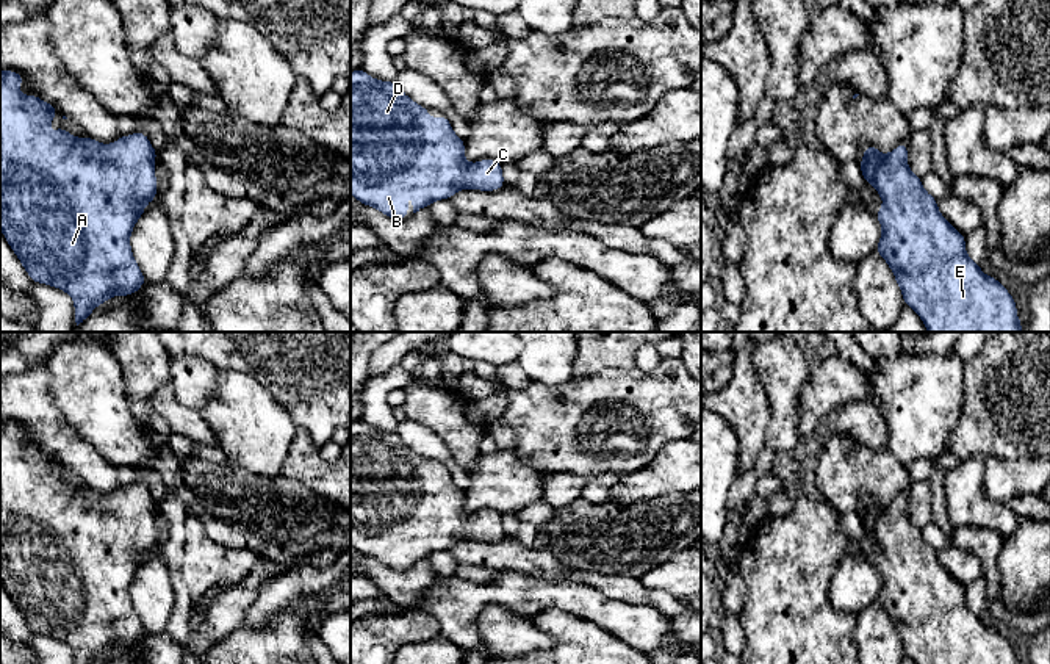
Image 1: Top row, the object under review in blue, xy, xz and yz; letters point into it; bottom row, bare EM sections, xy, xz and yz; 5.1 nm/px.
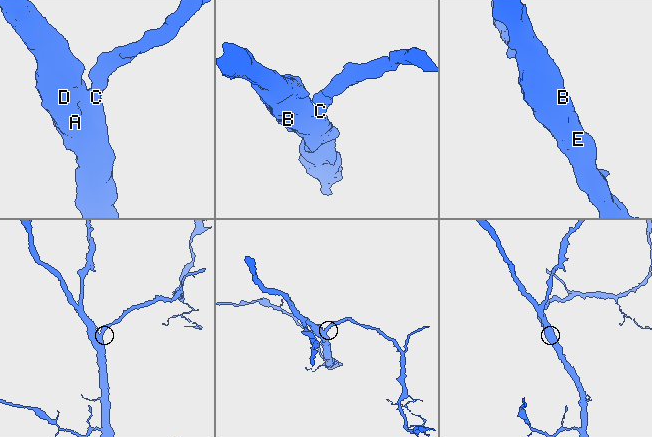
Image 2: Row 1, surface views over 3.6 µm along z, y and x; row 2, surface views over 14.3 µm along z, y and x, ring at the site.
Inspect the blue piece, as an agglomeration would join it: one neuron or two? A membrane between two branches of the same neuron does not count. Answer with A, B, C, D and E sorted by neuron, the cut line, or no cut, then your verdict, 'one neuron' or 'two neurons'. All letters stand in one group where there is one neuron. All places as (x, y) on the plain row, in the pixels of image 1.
A B C D E; no cut; one neuron

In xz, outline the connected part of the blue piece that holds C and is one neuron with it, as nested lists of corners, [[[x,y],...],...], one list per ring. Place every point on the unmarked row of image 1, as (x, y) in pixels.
[[[363,420],[351,423],[351,545],[363,556],[393,570],[407,570],[407,485],[413,485],[413,564],[452,548],[460,540],[496,542],[505,536],[502,515],[496,511],[468,514],[465,490],[457,487],[446,467],[430,468],[429,459],[404,445],[396,432],[372,429]]]

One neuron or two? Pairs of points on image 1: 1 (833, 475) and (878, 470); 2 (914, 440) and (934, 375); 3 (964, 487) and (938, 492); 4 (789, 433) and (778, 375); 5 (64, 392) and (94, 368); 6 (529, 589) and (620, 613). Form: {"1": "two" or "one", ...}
{"1": "one", "2": "one", "3": "two", "4": "one", "5": "one", "6": "one"}

